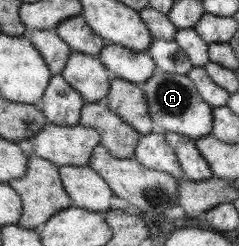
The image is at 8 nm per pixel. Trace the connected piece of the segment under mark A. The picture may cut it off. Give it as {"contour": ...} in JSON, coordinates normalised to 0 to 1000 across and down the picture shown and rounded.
{"contour":[[[649,285],[586,354],[636,492],[636,541],[682,545],[711,533],[799,565],[879,549],[891,435],[837,402],[824,358],[787,309]]]}

